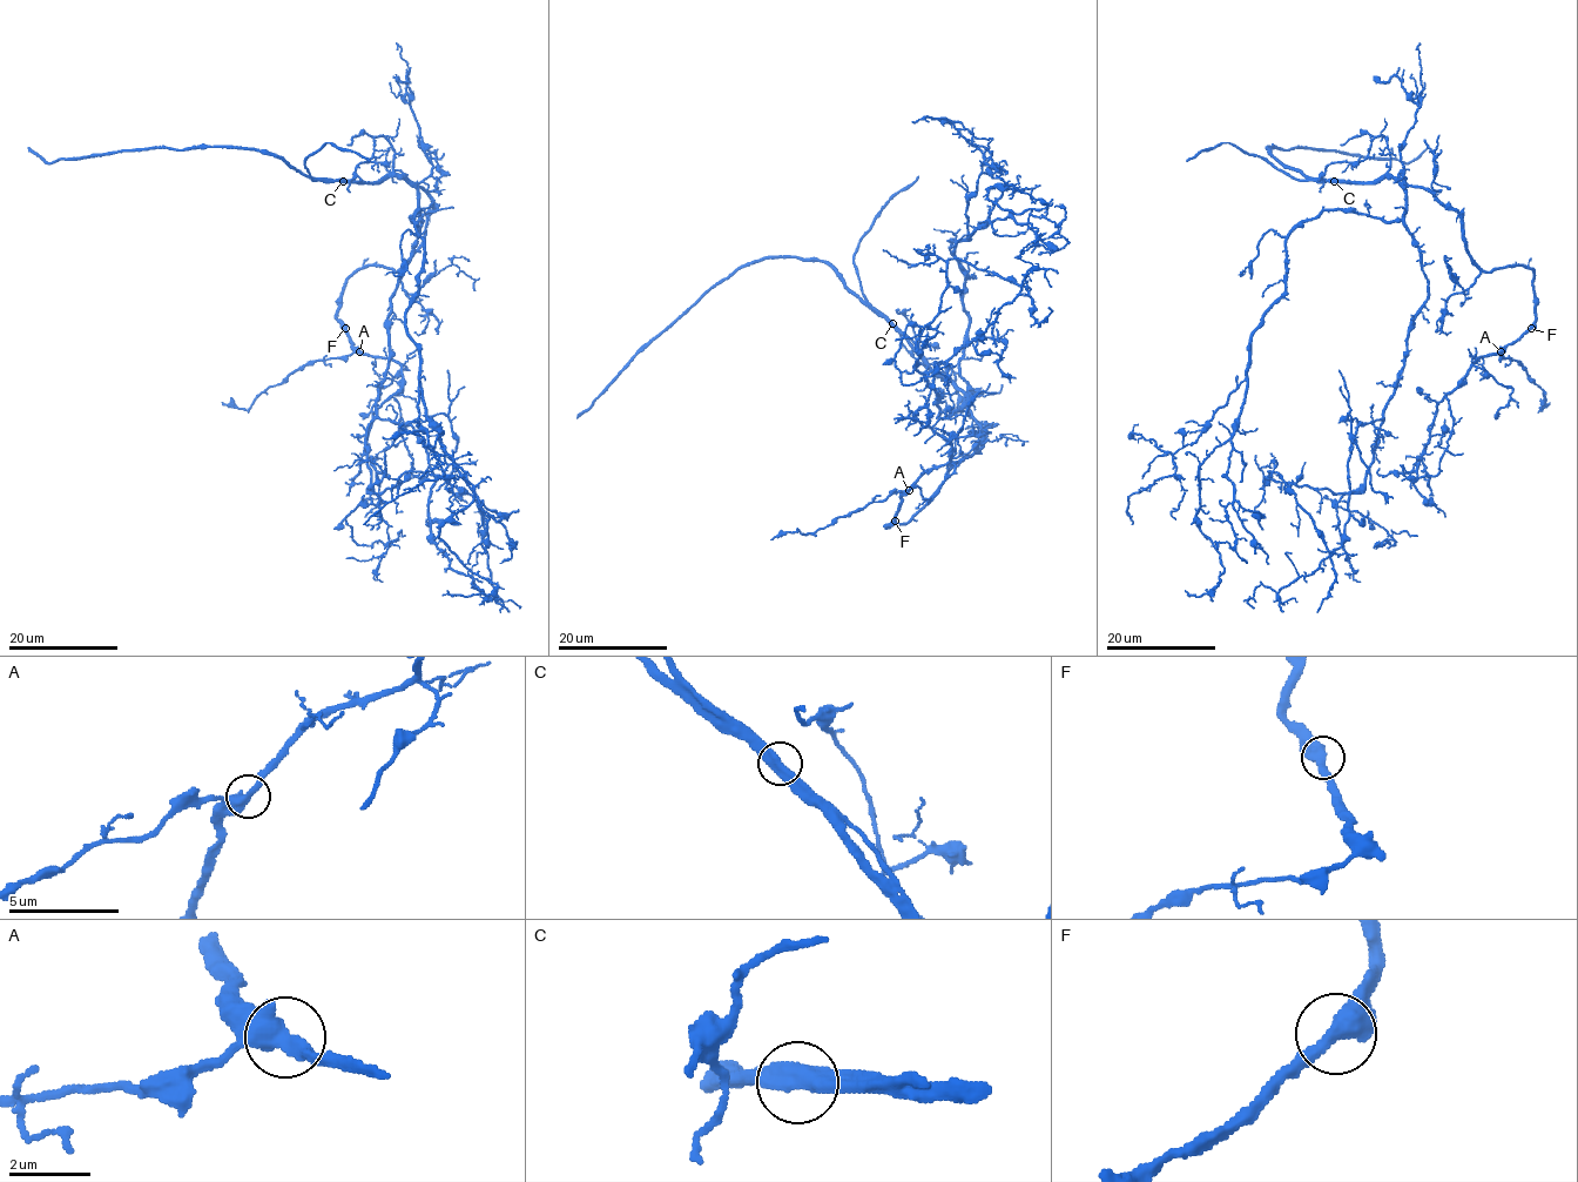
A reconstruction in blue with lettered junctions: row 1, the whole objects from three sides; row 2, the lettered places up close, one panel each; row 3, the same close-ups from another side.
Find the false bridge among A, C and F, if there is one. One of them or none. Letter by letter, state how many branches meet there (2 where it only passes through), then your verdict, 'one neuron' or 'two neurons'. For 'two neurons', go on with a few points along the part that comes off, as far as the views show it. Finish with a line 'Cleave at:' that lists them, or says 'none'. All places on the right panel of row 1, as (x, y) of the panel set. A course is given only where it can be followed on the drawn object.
A: branches 2; one neuron
C: branches 2; one neuron
F: branches 2; one neuron
Cleave at: none

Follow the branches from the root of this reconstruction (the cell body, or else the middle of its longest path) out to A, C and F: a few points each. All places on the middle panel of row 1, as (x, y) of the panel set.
A: (969, 385), (965, 407), (980, 429), (982, 444), (948, 472), (937, 492), (906, 522), (885, 526), (909, 490)
C: (969, 385), (965, 395), (939, 376), (892, 323)
F: (969, 385), (965, 407), (980, 429), (982, 444), (948, 472), (937, 492), (906, 522), (885, 526), (895, 521)

